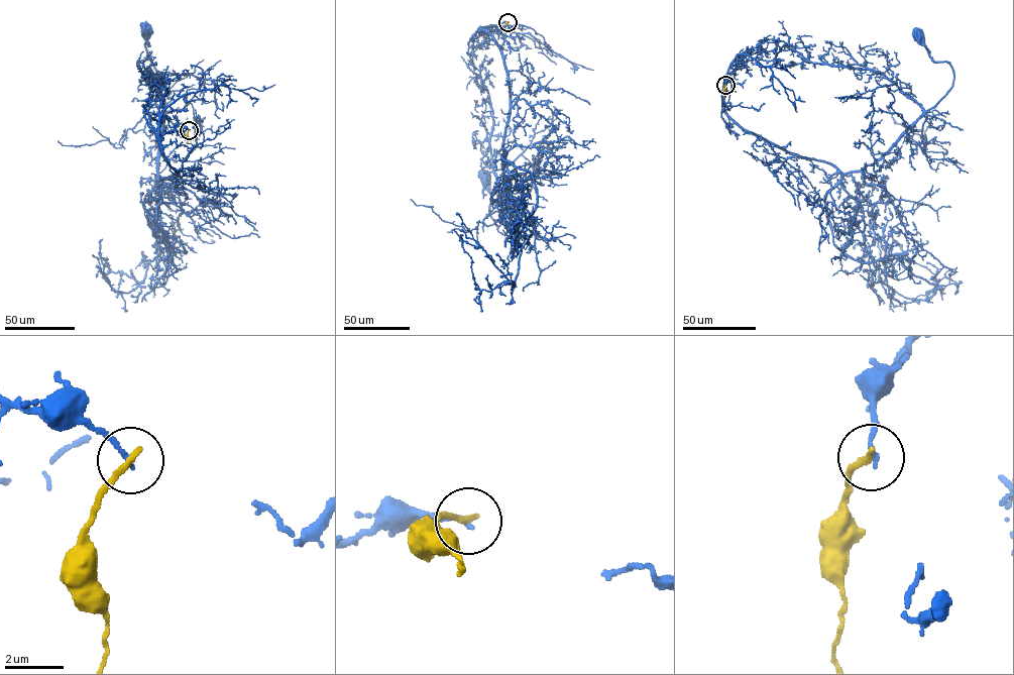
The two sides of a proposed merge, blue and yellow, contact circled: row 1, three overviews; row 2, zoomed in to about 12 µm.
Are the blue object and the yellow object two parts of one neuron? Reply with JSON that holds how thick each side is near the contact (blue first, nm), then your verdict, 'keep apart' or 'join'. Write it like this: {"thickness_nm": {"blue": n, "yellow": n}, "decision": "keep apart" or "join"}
{"thickness_nm": {"blue": 160, "yellow": 220}, "decision": "keep apart"}

